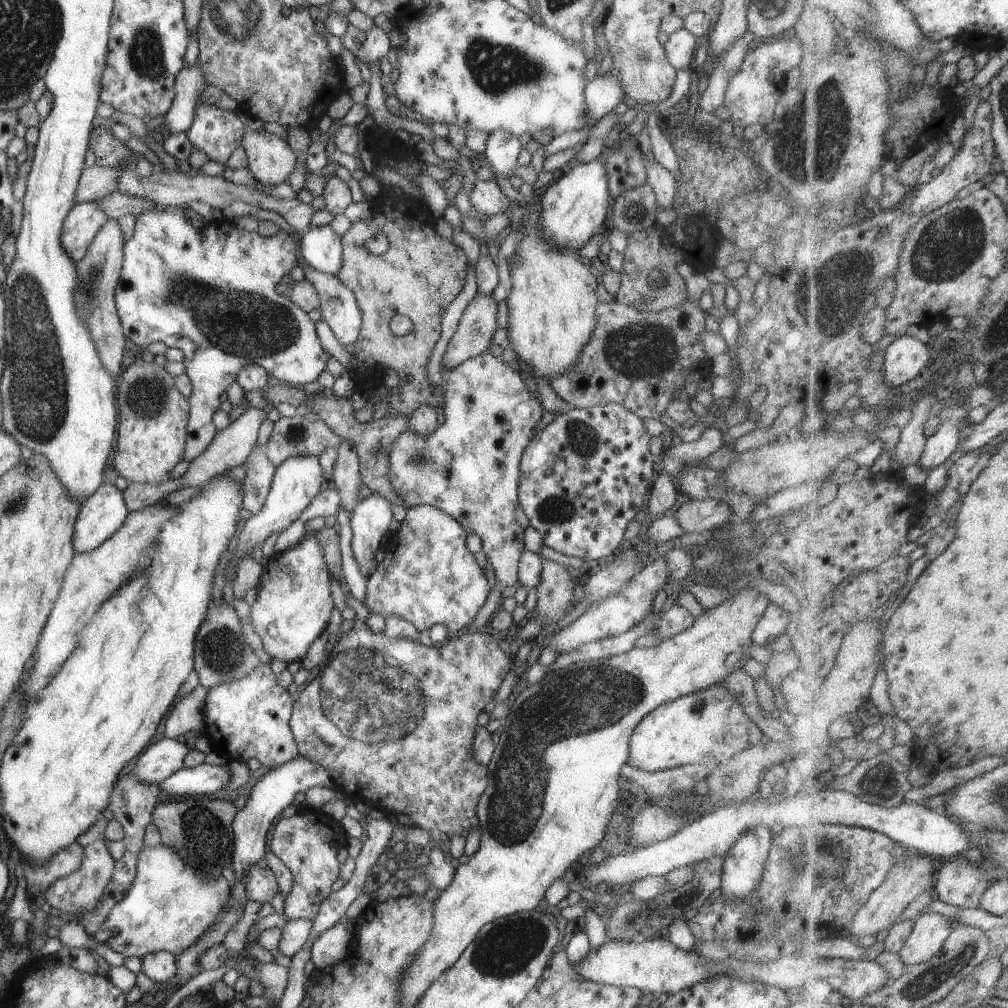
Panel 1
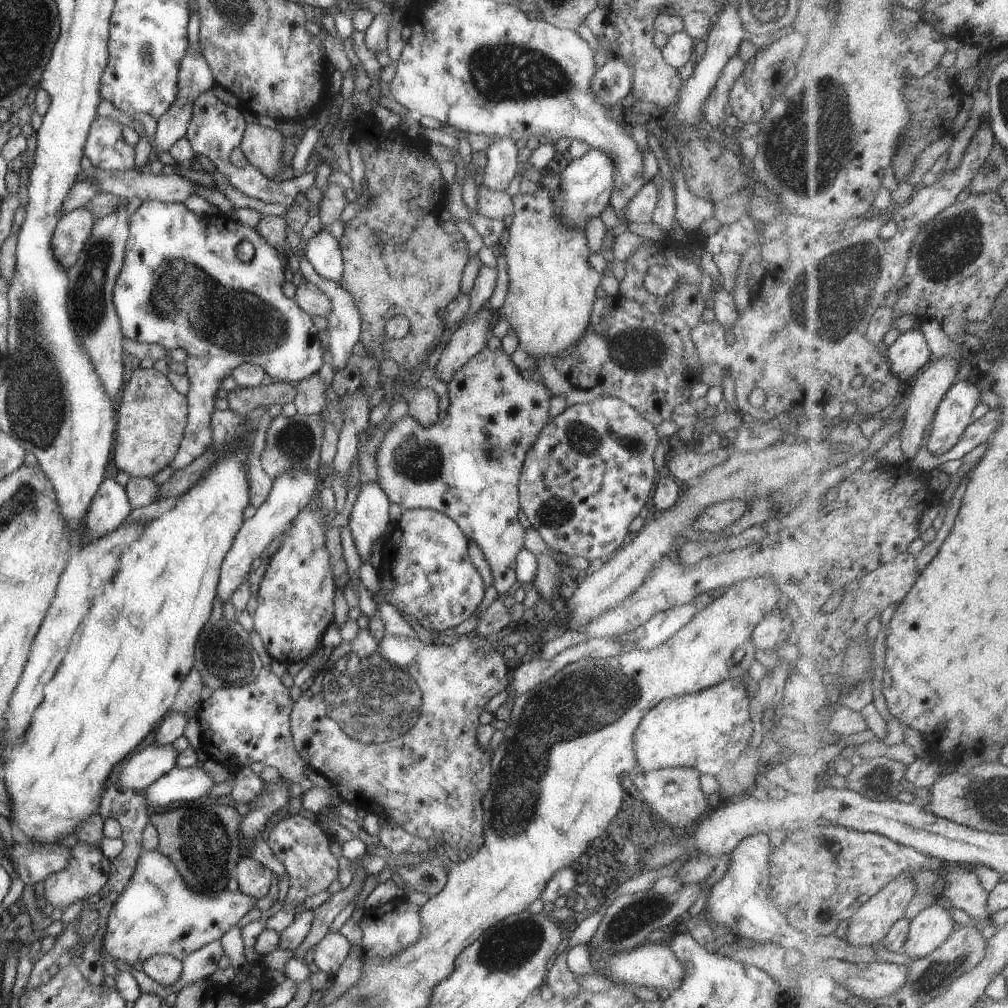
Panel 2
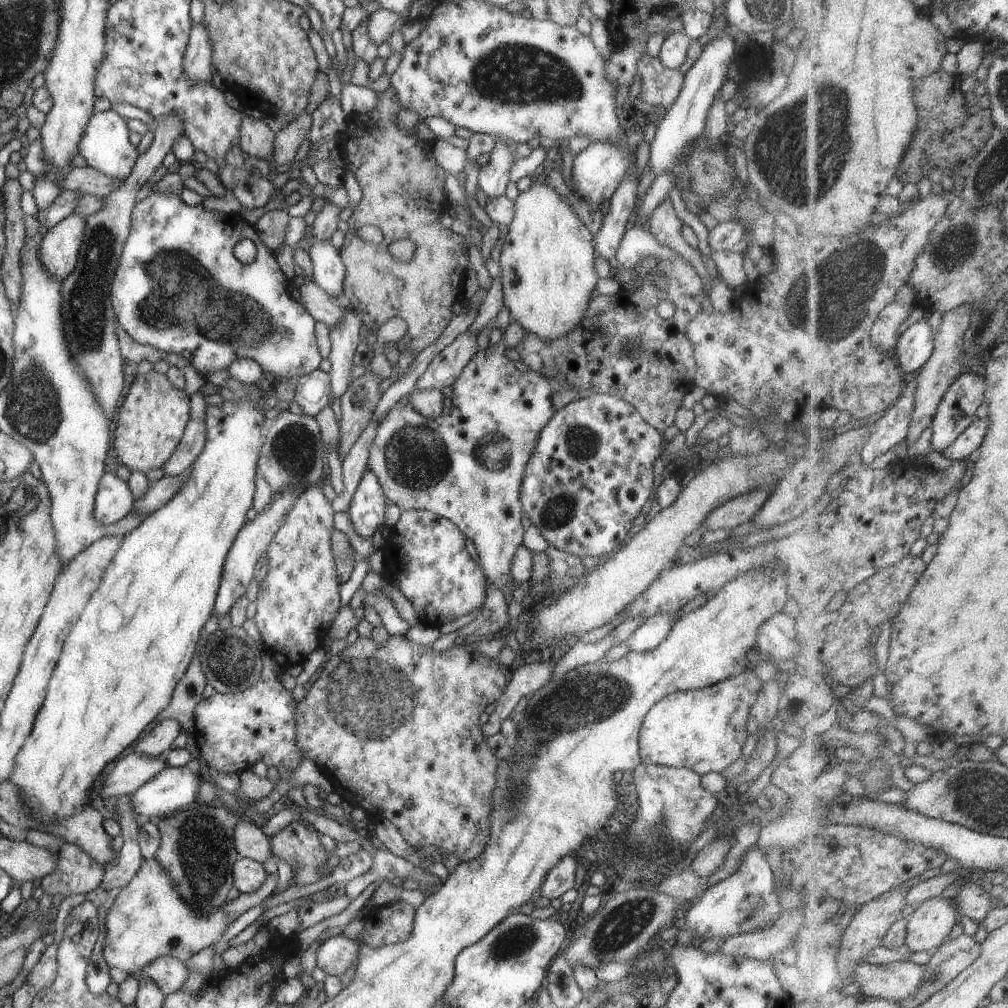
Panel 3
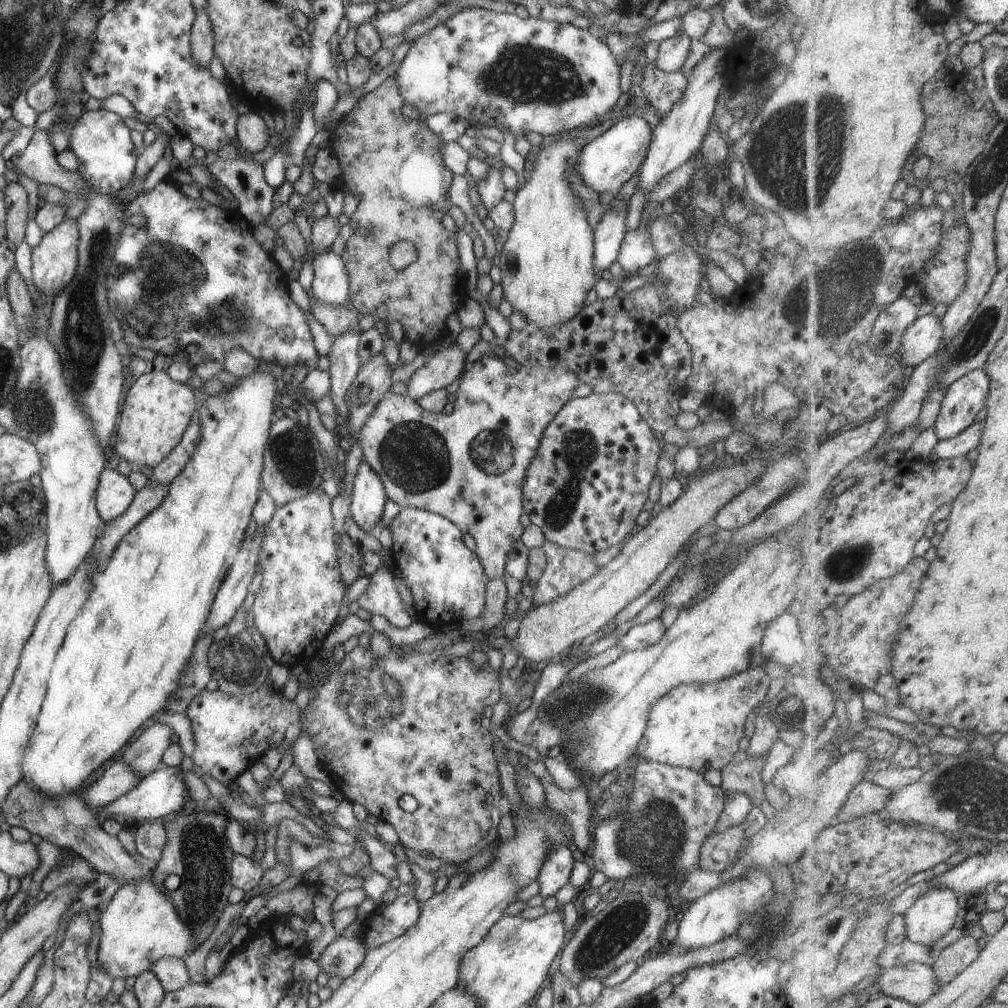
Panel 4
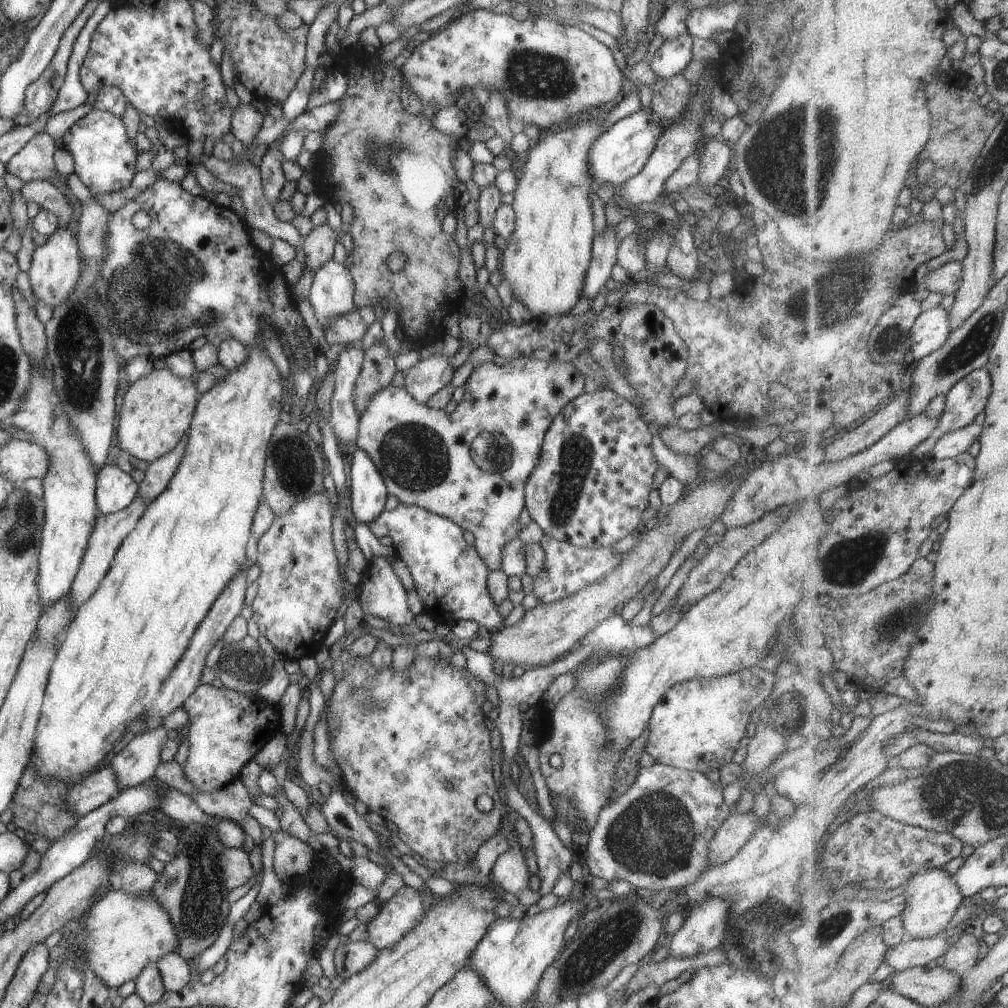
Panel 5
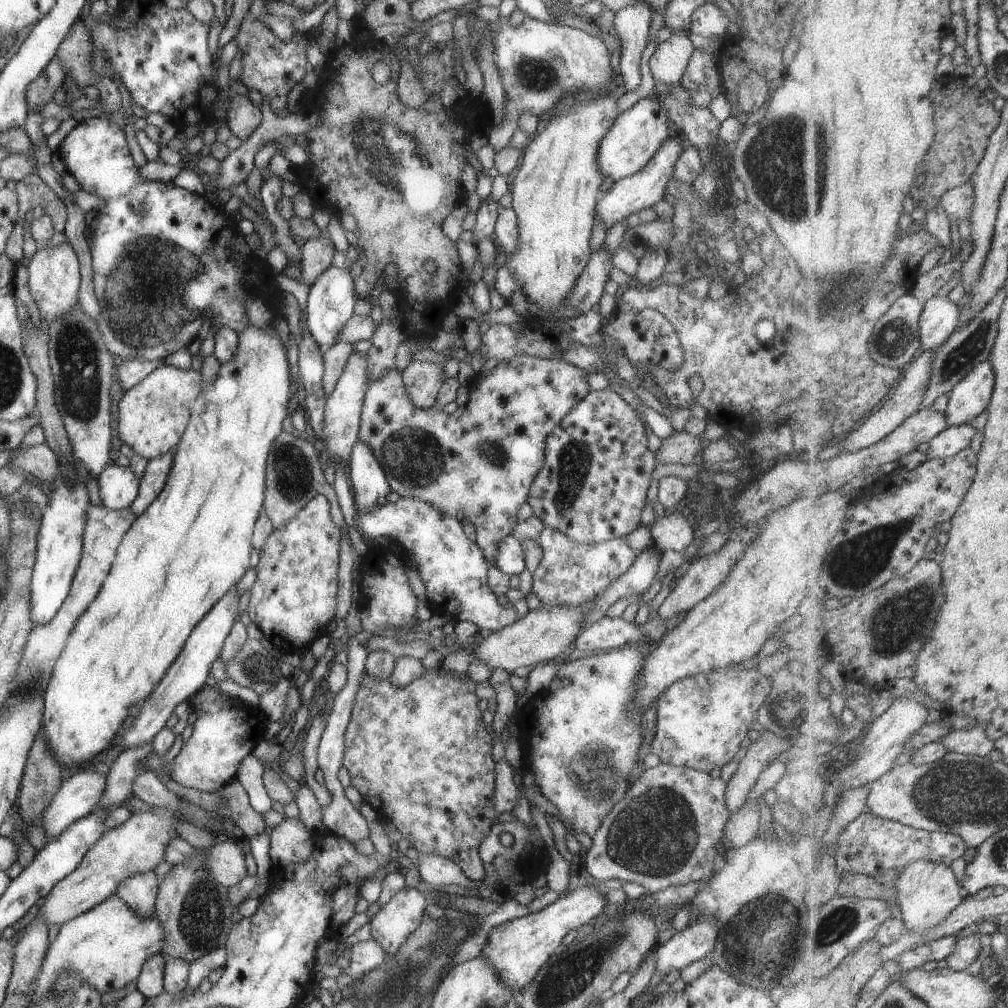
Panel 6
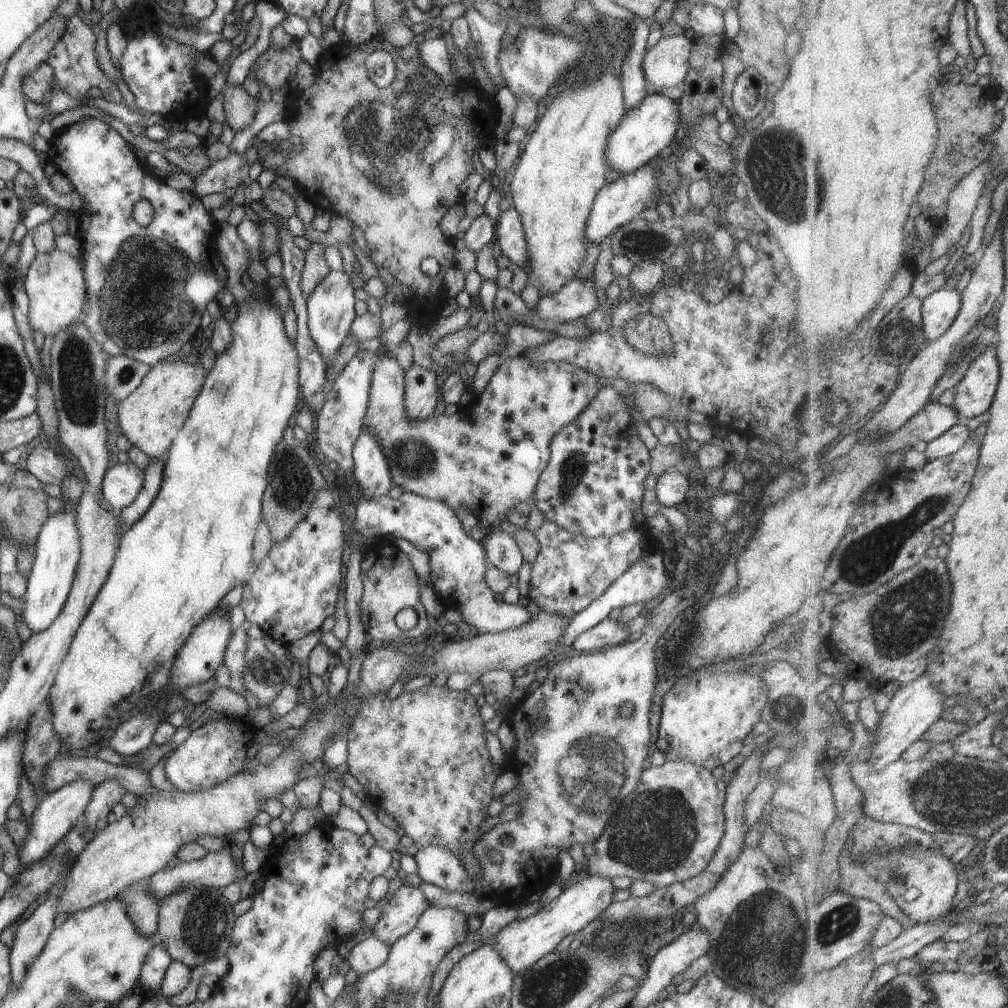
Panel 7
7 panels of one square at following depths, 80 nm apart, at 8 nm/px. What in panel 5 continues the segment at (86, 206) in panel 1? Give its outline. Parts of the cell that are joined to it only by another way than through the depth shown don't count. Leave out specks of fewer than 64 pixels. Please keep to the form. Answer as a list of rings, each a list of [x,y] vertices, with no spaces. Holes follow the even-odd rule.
[[[66,226],[57,228],[51,236],[47,238],[45,244],[35,247],[31,256],[31,266],[26,272],[31,284],[31,292],[39,301],[55,308],[57,304],[65,302],[69,298],[69,292],[73,290],[75,282],[79,280],[81,262],[77,257],[79,246],[73,232]]]

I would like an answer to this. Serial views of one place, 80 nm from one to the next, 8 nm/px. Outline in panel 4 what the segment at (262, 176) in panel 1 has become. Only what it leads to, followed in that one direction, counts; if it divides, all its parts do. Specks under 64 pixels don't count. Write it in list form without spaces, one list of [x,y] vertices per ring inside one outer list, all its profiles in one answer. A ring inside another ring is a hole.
[[[256,109],[237,116],[237,120],[235,120],[235,136],[239,145],[251,154],[265,149],[271,133]]]

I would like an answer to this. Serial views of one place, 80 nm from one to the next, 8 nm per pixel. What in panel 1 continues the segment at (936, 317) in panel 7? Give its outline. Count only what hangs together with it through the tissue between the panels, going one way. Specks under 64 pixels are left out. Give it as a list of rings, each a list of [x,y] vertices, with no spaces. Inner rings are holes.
[[[907,335],[895,339],[885,351],[885,361],[883,364],[884,382],[893,389],[895,392],[899,388],[904,390],[904,384],[911,382],[913,378],[917,378],[919,374],[928,372],[931,366],[931,362],[935,357],[929,354],[929,348],[915,338],[911,338]]]

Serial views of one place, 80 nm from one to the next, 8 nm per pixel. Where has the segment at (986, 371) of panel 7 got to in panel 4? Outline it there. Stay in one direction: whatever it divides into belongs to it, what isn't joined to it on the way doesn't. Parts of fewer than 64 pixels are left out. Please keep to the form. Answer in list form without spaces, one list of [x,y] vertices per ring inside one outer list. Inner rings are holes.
[[[978,369],[957,380],[946,392],[935,424],[938,441],[960,436],[987,407],[992,381],[984,369]]]

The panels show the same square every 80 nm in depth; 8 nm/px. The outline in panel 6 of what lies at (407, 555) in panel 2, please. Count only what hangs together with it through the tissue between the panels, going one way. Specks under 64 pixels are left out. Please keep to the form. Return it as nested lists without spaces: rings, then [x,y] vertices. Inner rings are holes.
[[[400,497],[396,502],[385,500],[369,512],[356,511],[355,528],[358,527],[363,536],[373,541],[377,537],[391,538],[392,542],[397,542],[409,552],[425,586],[427,605],[432,615],[443,614],[456,622],[471,622],[478,630],[489,630],[491,633],[518,620],[519,614],[513,606],[503,607],[497,603],[497,596],[486,582],[489,563],[481,548],[463,534],[462,524],[457,518],[447,516],[427,502],[408,497]]]

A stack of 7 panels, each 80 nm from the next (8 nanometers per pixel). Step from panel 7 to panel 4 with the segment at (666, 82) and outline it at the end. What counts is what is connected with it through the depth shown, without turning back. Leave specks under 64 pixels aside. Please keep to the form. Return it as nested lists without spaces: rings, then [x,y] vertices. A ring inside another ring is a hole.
[[[682,32],[663,40],[659,43],[657,58],[653,61],[655,68],[667,73],[679,71],[687,58],[690,42]]]

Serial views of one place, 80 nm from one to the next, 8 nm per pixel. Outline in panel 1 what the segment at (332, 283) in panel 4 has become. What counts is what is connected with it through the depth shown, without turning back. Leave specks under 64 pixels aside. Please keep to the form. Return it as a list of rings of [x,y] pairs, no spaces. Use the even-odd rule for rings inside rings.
[[[328,224],[309,227],[301,233],[300,254],[312,269],[336,276],[342,259],[340,240]]]

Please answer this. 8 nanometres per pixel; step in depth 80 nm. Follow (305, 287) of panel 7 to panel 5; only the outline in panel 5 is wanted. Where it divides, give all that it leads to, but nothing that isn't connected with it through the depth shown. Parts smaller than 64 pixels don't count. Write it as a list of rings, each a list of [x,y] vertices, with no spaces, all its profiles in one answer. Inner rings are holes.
[[[327,223],[315,225],[311,232],[304,237],[301,244],[303,262],[305,268],[312,273],[329,262],[332,258],[333,249],[336,244],[335,230],[331,230]]]

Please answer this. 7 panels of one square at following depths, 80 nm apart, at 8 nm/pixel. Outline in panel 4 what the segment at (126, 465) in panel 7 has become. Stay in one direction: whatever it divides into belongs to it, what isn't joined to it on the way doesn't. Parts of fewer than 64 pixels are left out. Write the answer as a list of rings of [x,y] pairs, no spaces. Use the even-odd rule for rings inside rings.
[[[101,470],[96,487],[97,515],[104,522],[118,518],[135,497],[133,484],[117,470]]]

